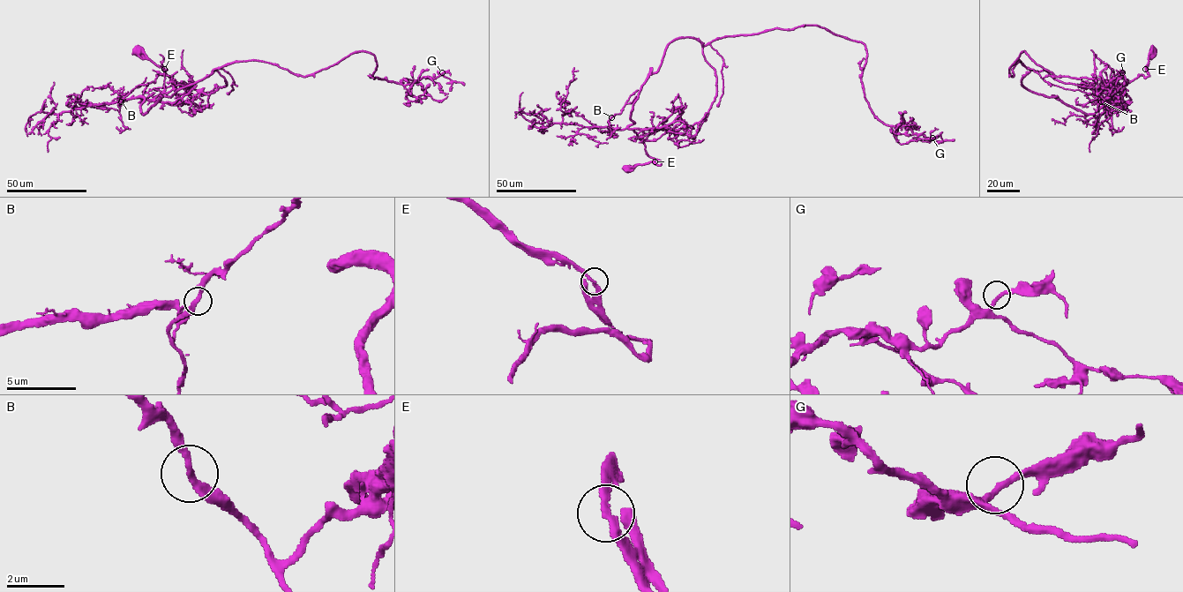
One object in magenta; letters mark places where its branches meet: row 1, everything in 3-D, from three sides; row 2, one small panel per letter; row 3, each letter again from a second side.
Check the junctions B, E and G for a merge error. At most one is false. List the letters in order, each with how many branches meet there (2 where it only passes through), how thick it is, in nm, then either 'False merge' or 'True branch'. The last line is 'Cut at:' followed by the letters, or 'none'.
B: Branches: 2. Thickness 240 nm. True branch
E: Branches: 2. Thickness 220 nm. True branch
G: Branches: 2. Thickness 220 nm. True branch
Cut at: none

